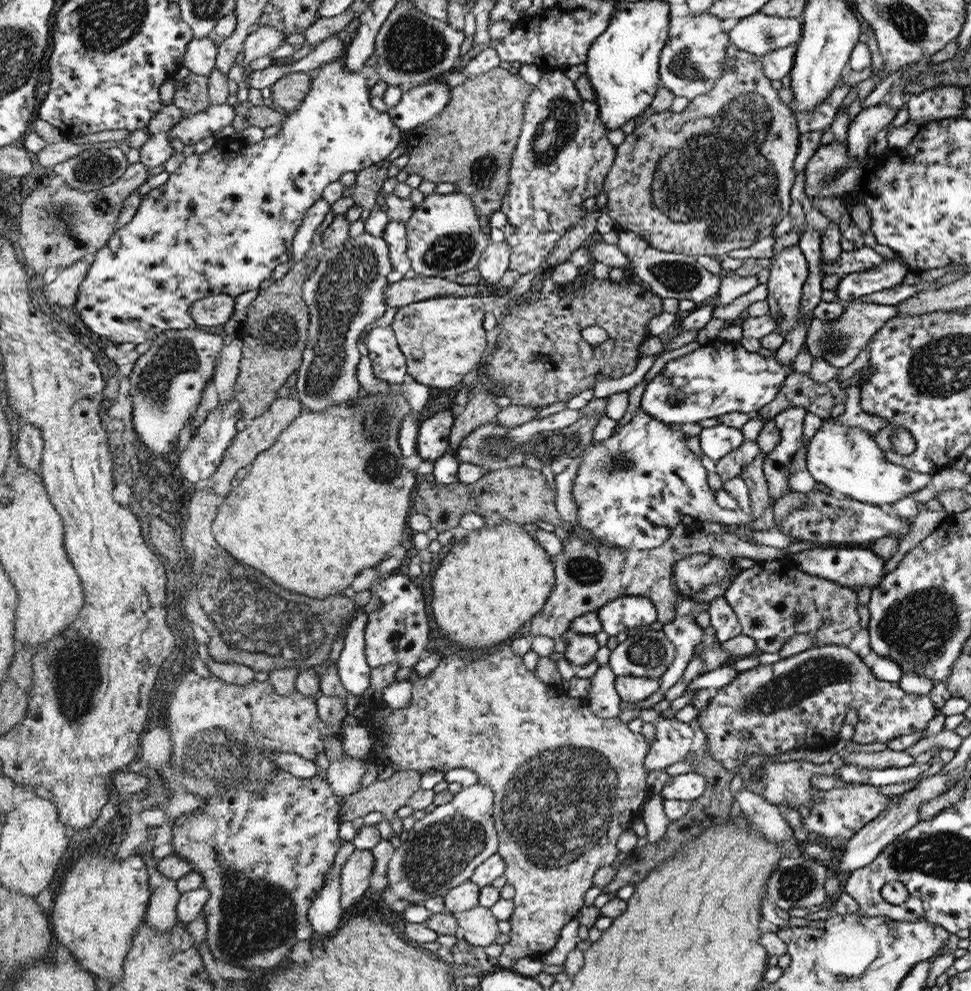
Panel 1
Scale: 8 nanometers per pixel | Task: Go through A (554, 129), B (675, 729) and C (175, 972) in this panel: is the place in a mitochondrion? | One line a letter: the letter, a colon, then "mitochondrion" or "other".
A: mitochondrion
B: other
C: other

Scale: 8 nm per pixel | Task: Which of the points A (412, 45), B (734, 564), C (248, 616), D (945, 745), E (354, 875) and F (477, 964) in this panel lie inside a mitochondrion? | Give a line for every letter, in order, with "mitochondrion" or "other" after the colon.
A: mitochondrion
B: other
C: mitochondrion
D: other
E: other
F: other

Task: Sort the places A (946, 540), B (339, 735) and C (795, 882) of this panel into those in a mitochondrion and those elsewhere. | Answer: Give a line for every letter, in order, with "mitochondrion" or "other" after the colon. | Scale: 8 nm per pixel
A: other
B: other
C: mitochondrion

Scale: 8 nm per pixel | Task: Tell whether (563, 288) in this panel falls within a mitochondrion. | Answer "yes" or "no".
no

